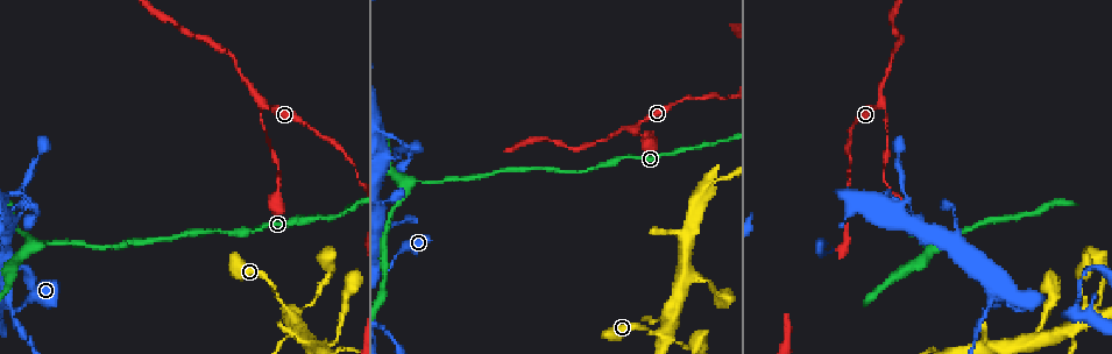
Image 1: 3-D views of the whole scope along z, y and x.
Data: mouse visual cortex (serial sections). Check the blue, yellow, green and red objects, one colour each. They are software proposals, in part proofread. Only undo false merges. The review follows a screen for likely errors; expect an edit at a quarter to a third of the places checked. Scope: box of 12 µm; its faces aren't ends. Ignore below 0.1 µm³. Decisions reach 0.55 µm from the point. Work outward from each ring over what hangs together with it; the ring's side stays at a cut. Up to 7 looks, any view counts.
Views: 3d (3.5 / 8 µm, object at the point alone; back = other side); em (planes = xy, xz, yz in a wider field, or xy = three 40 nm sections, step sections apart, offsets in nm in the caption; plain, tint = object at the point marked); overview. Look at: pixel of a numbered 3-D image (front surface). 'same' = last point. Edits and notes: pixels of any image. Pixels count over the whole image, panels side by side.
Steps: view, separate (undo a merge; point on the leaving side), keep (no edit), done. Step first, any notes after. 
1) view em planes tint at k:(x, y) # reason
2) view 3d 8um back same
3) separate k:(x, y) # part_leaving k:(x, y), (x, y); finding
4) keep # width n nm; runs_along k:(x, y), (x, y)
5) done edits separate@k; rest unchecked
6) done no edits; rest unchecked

view 3d 3.5um at 1:(19, 215) # thick turns thin

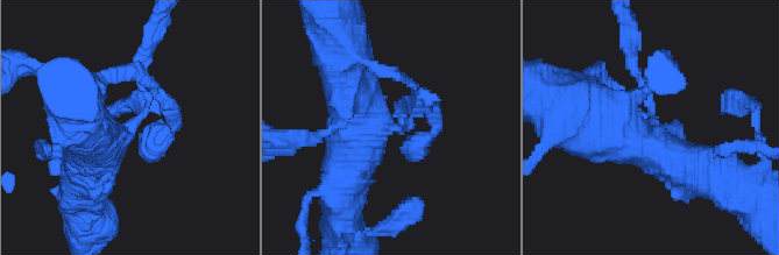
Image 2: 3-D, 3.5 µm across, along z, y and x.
view em xy step 1 tint at 2:(134, 122) # arm_widths 150, 600 nm; now the EM

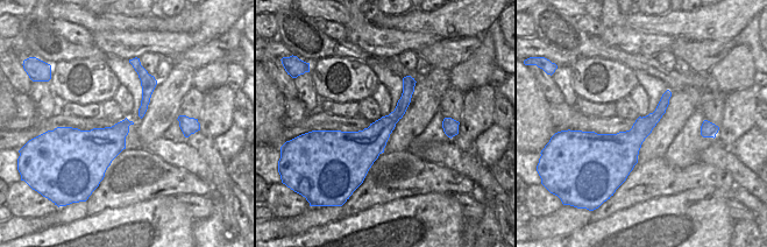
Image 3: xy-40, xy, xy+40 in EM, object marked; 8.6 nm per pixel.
view em xy step 5 tint same

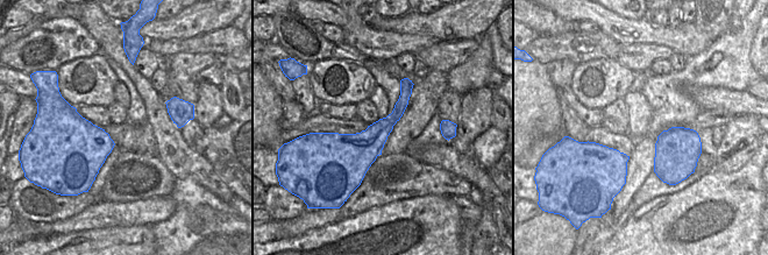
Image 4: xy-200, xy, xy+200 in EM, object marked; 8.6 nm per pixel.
keep # runs_along 2:(91, 161), (144, 114), (141, 57); one cell here

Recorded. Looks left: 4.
view 3d 3.5um at 1:(260, 105) # branch point

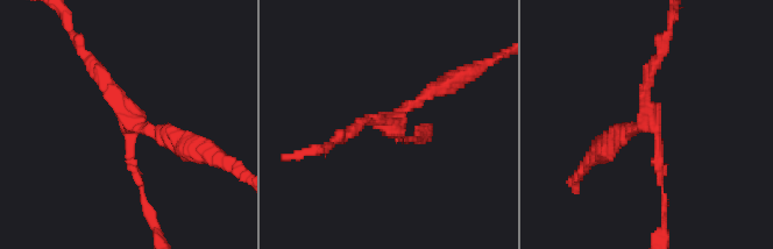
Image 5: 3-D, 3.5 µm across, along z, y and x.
view em xy step 2 tint at 5:(391, 123) # arms 3; arm_widths 100, 150, 200 nm

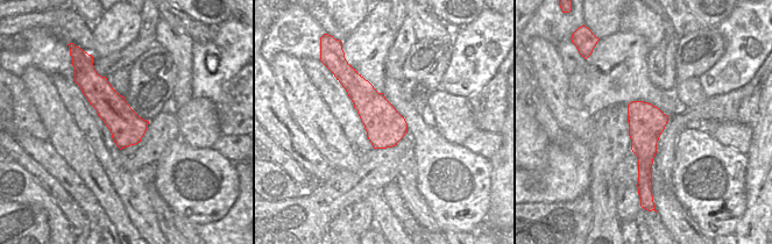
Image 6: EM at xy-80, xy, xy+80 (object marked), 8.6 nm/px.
keep # width 340 nm; runs_along 5:(186, 148), (136, 126), (86, 58); continuous, no second cell

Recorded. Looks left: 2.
done no edits; rest unchecked

